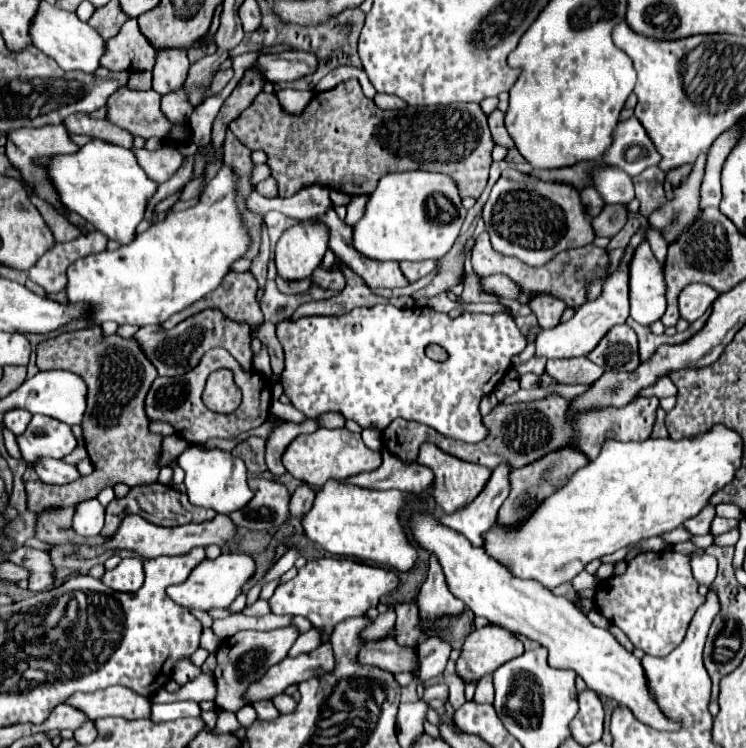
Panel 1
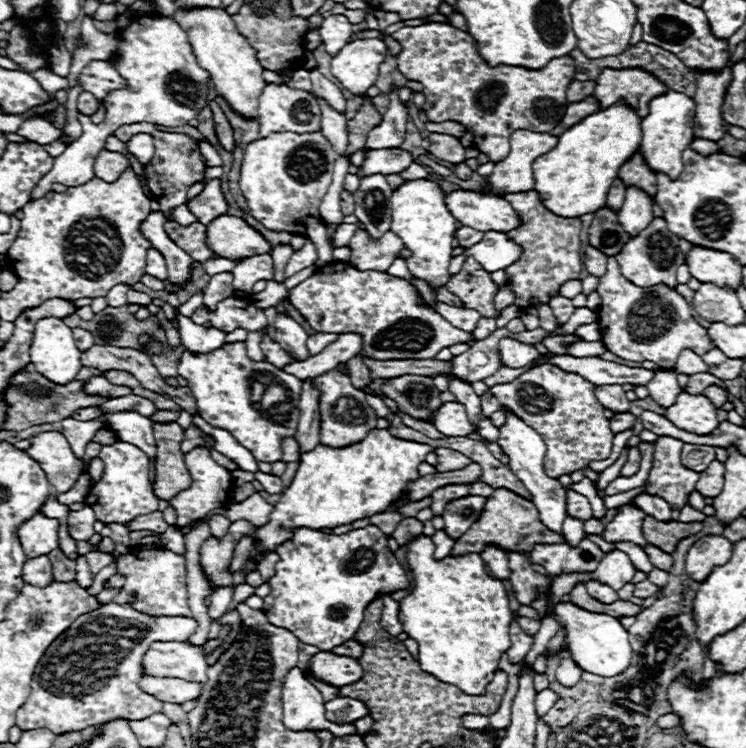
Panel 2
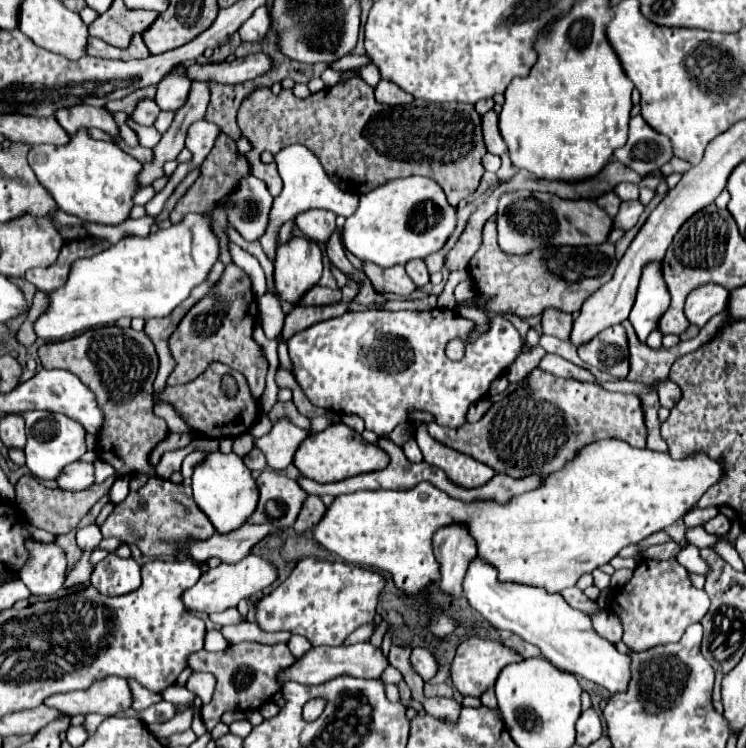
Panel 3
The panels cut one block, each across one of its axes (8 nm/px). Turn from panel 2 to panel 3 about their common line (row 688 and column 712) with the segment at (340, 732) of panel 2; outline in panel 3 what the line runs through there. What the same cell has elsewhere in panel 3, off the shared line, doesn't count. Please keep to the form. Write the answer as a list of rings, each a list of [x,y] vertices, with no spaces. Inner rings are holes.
[[[702,284],[694,288],[686,298],[686,318],[690,324],[704,326],[712,316],[726,312],[730,302],[730,290],[720,284]]]

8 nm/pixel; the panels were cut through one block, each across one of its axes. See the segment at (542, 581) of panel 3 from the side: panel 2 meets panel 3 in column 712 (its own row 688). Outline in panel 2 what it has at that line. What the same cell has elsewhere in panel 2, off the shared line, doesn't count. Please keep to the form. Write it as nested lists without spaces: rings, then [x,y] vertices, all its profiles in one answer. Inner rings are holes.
[[[424,534],[408,542],[406,562],[412,574],[412,588],[398,602],[398,620],[404,626],[404,632],[418,642],[418,662],[422,670],[446,684],[458,686],[466,694],[484,694],[486,686],[494,678],[494,672],[498,670],[500,656],[510,648],[508,628],[514,620],[514,612],[508,606],[504,584],[486,574],[484,560],[476,552],[434,560],[434,542]]]

